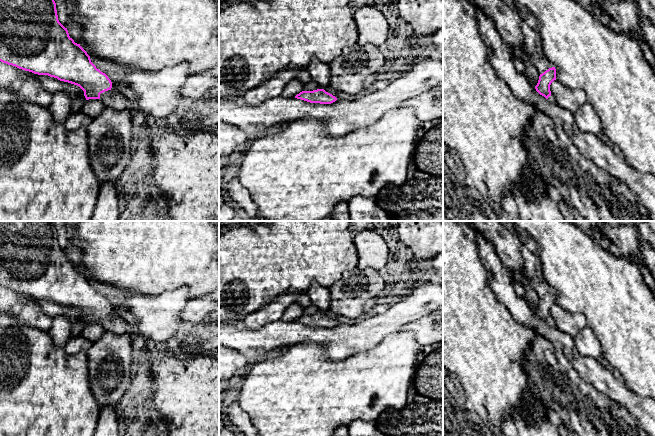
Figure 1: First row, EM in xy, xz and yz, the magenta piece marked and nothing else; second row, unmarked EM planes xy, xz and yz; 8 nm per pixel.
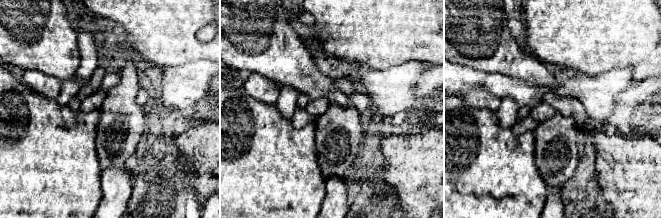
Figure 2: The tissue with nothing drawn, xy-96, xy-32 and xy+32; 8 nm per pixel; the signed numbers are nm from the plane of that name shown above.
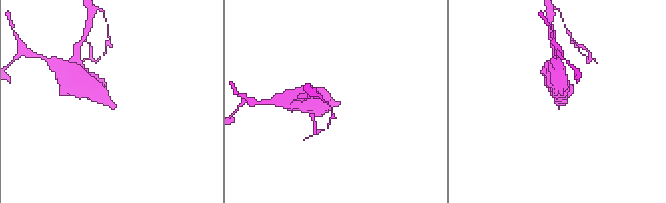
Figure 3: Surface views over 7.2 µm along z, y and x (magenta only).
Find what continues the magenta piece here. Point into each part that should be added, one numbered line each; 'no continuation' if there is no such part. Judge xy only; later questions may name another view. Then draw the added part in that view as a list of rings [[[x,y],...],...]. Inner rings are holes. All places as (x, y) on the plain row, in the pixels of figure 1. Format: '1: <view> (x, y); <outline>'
1: xy (113, 323); [[[108,314],[100,318],[100,324],[105,331],[112,332],[117,335],[128,334],[134,340],[134,330],[120,316]]]

